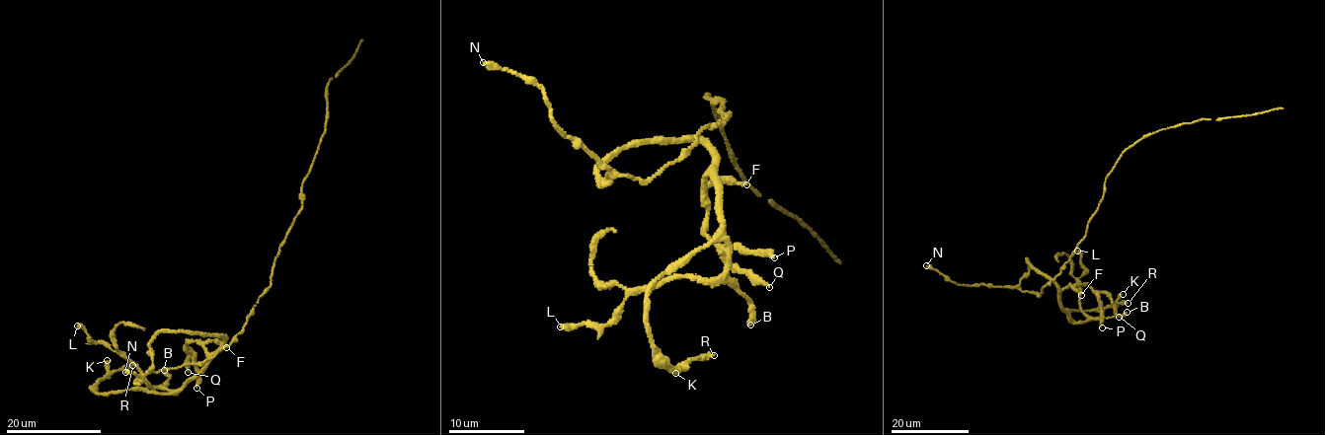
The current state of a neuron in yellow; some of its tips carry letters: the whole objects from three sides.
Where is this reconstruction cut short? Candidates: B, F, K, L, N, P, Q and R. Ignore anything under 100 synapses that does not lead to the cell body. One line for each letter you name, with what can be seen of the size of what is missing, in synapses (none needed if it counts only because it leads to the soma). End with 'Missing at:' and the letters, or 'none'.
Missing at: none

